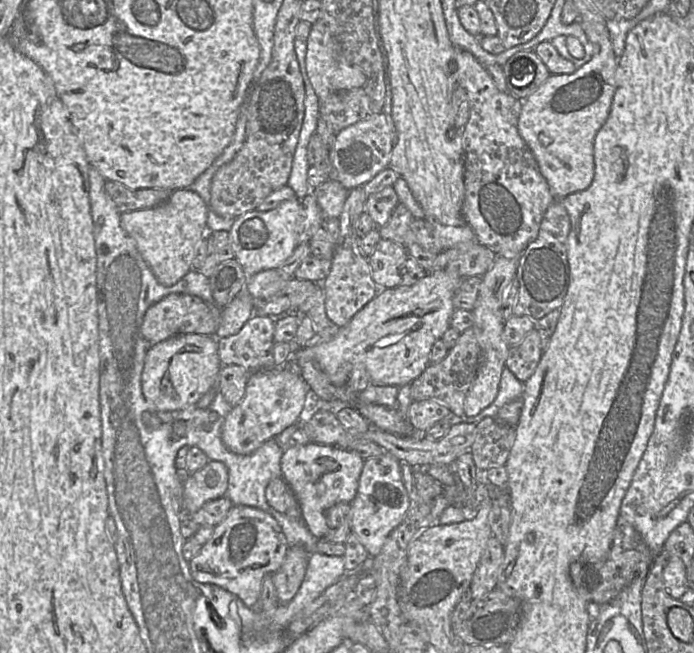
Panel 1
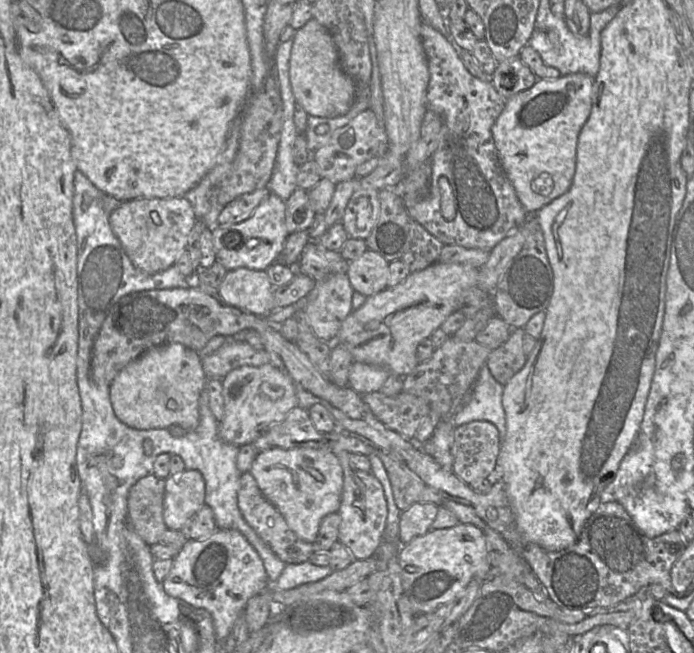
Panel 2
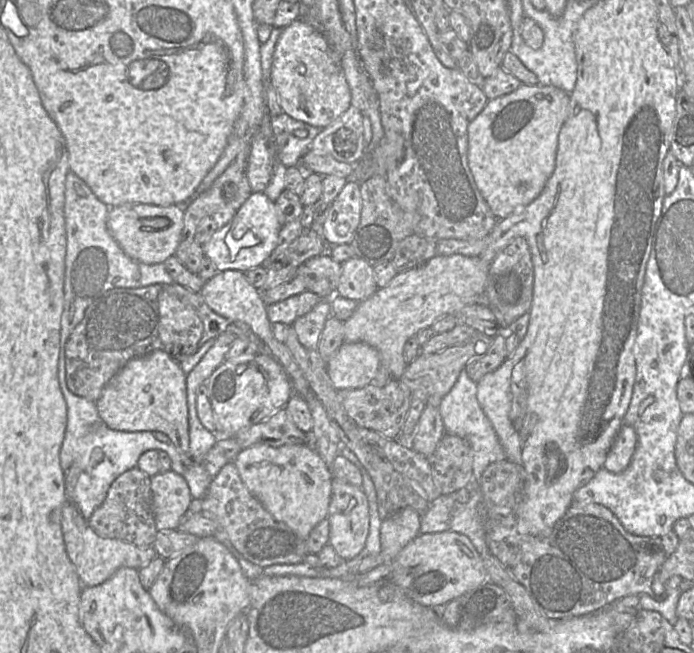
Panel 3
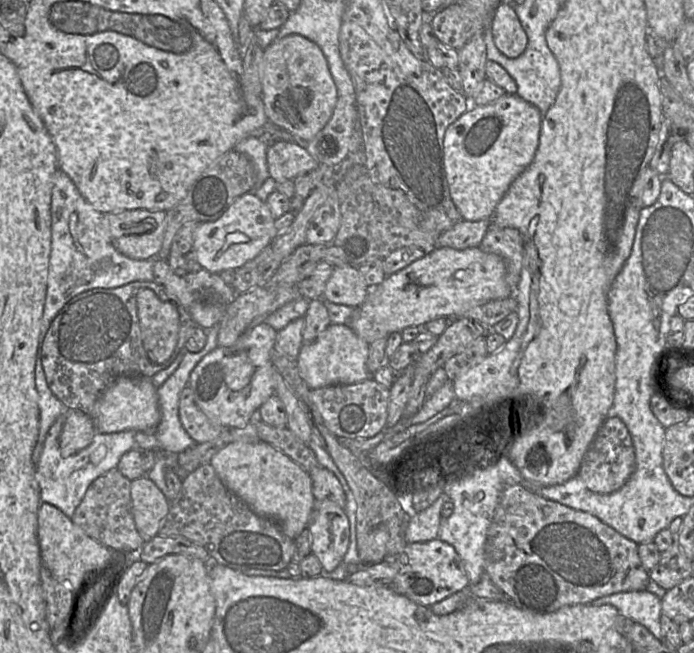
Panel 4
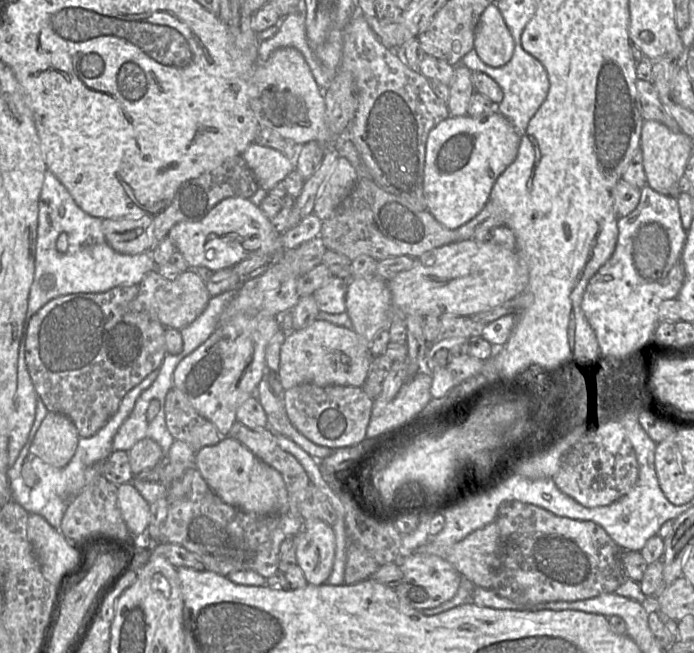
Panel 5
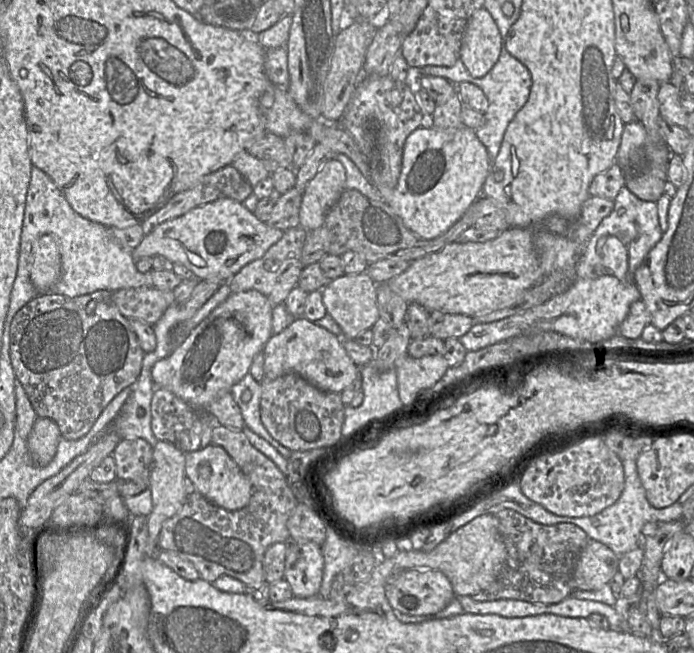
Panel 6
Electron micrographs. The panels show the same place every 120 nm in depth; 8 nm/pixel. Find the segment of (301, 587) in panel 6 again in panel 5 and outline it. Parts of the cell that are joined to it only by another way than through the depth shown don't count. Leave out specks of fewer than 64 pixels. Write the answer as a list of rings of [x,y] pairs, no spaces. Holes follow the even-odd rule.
[[[319,519],[303,520],[296,535],[296,560],[307,584],[327,582],[335,559],[335,533],[333,528]]]

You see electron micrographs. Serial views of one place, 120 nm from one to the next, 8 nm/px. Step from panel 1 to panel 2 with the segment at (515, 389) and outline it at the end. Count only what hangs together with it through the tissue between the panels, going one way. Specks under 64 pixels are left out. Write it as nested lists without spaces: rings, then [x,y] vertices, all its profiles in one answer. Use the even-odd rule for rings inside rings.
[[[484,365],[470,390],[468,401],[449,420],[455,427],[473,421],[490,422],[497,427],[502,442],[506,433],[503,390],[504,385],[496,381]]]

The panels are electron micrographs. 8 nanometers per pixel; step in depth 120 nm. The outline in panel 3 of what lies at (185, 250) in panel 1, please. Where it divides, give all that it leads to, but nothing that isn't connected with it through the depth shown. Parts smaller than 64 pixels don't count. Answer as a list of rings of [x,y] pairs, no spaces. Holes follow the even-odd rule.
[[[133,203],[110,207],[107,228],[124,253],[144,264],[161,264],[175,255],[181,241],[184,207]]]

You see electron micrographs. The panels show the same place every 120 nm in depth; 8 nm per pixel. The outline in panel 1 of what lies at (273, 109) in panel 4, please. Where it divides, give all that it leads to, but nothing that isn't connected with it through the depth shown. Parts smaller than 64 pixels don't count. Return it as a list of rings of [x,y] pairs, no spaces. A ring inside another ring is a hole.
[[[317,21],[311,26],[306,45],[305,74],[319,100],[326,99],[333,93],[358,89],[366,83],[367,78],[360,68],[346,62],[333,36],[330,36],[329,32]]]

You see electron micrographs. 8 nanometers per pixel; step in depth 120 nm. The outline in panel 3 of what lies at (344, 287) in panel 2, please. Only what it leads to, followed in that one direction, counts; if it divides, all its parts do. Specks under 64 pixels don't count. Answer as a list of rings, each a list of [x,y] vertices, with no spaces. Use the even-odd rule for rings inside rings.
[[[322,299],[312,310],[298,318],[292,324],[292,328],[300,343],[316,349],[325,323],[331,315],[329,299]]]

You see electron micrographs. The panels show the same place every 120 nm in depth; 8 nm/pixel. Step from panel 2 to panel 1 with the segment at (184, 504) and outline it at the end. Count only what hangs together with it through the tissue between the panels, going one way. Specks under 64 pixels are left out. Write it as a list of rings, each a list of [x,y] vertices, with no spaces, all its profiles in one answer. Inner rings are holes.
[[[210,460],[200,470],[185,475],[182,494],[185,517],[198,511],[209,501],[224,497],[228,479],[229,474],[225,464],[213,460]]]

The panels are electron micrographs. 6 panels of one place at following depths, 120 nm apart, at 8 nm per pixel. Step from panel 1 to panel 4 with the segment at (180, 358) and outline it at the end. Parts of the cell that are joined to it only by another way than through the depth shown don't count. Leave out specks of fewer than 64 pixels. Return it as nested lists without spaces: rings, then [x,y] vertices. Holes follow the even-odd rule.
[[[120,377],[96,401],[92,419],[98,432],[154,431],[161,420],[157,388],[151,378]]]

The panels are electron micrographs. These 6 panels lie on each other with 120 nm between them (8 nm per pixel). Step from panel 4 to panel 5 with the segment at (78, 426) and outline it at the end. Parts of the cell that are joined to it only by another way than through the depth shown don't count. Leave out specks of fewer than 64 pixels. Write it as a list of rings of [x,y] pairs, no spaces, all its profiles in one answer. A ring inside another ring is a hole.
[[[49,412],[42,421],[30,446],[30,453],[46,464],[60,468],[74,456],[80,436],[67,416]]]

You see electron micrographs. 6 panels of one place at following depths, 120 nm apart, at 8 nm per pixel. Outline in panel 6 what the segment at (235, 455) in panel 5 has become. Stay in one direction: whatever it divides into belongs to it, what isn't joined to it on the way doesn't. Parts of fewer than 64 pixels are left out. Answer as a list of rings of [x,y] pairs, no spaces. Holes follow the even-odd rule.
[[[209,444],[203,449],[186,453],[185,474],[195,489],[217,506],[228,510],[238,510],[250,501],[252,486],[249,479],[221,446]]]

